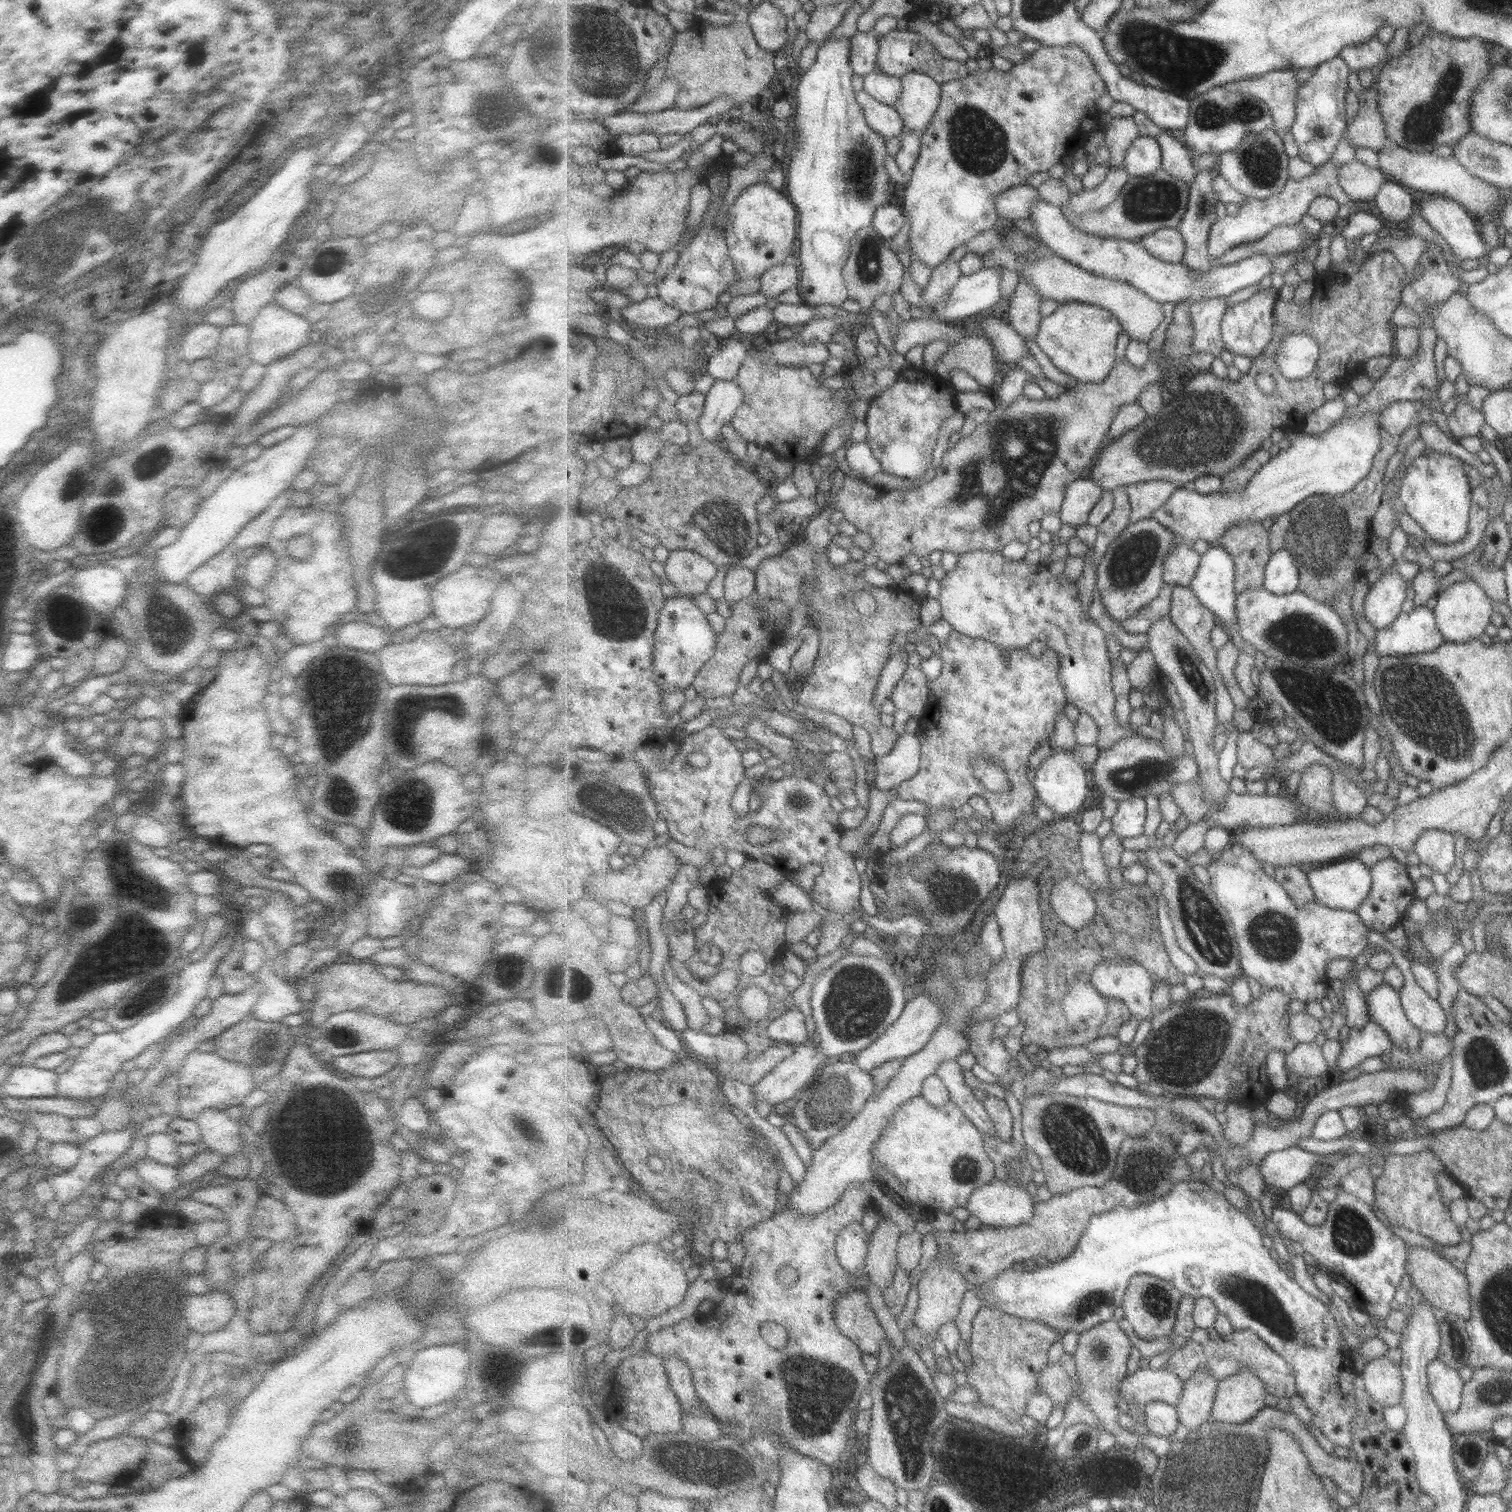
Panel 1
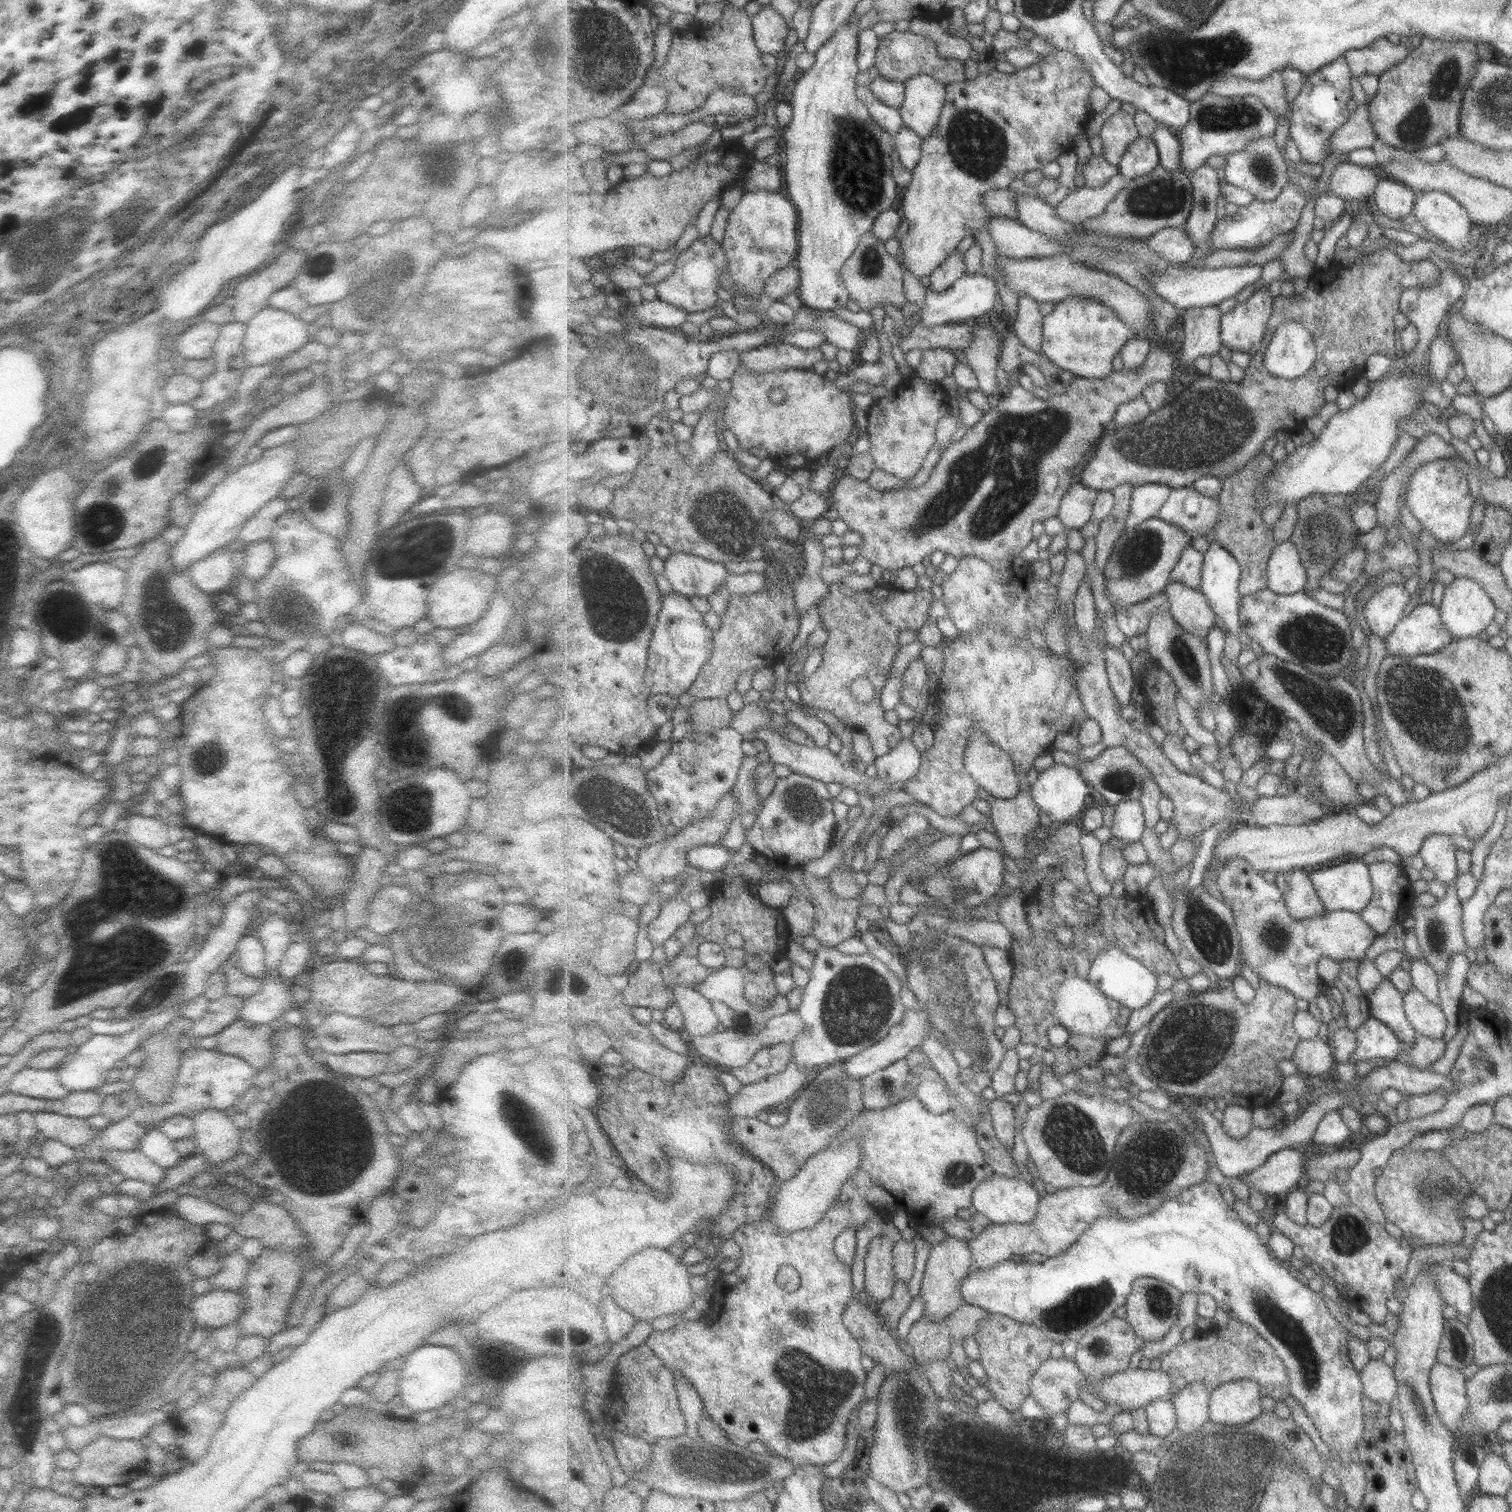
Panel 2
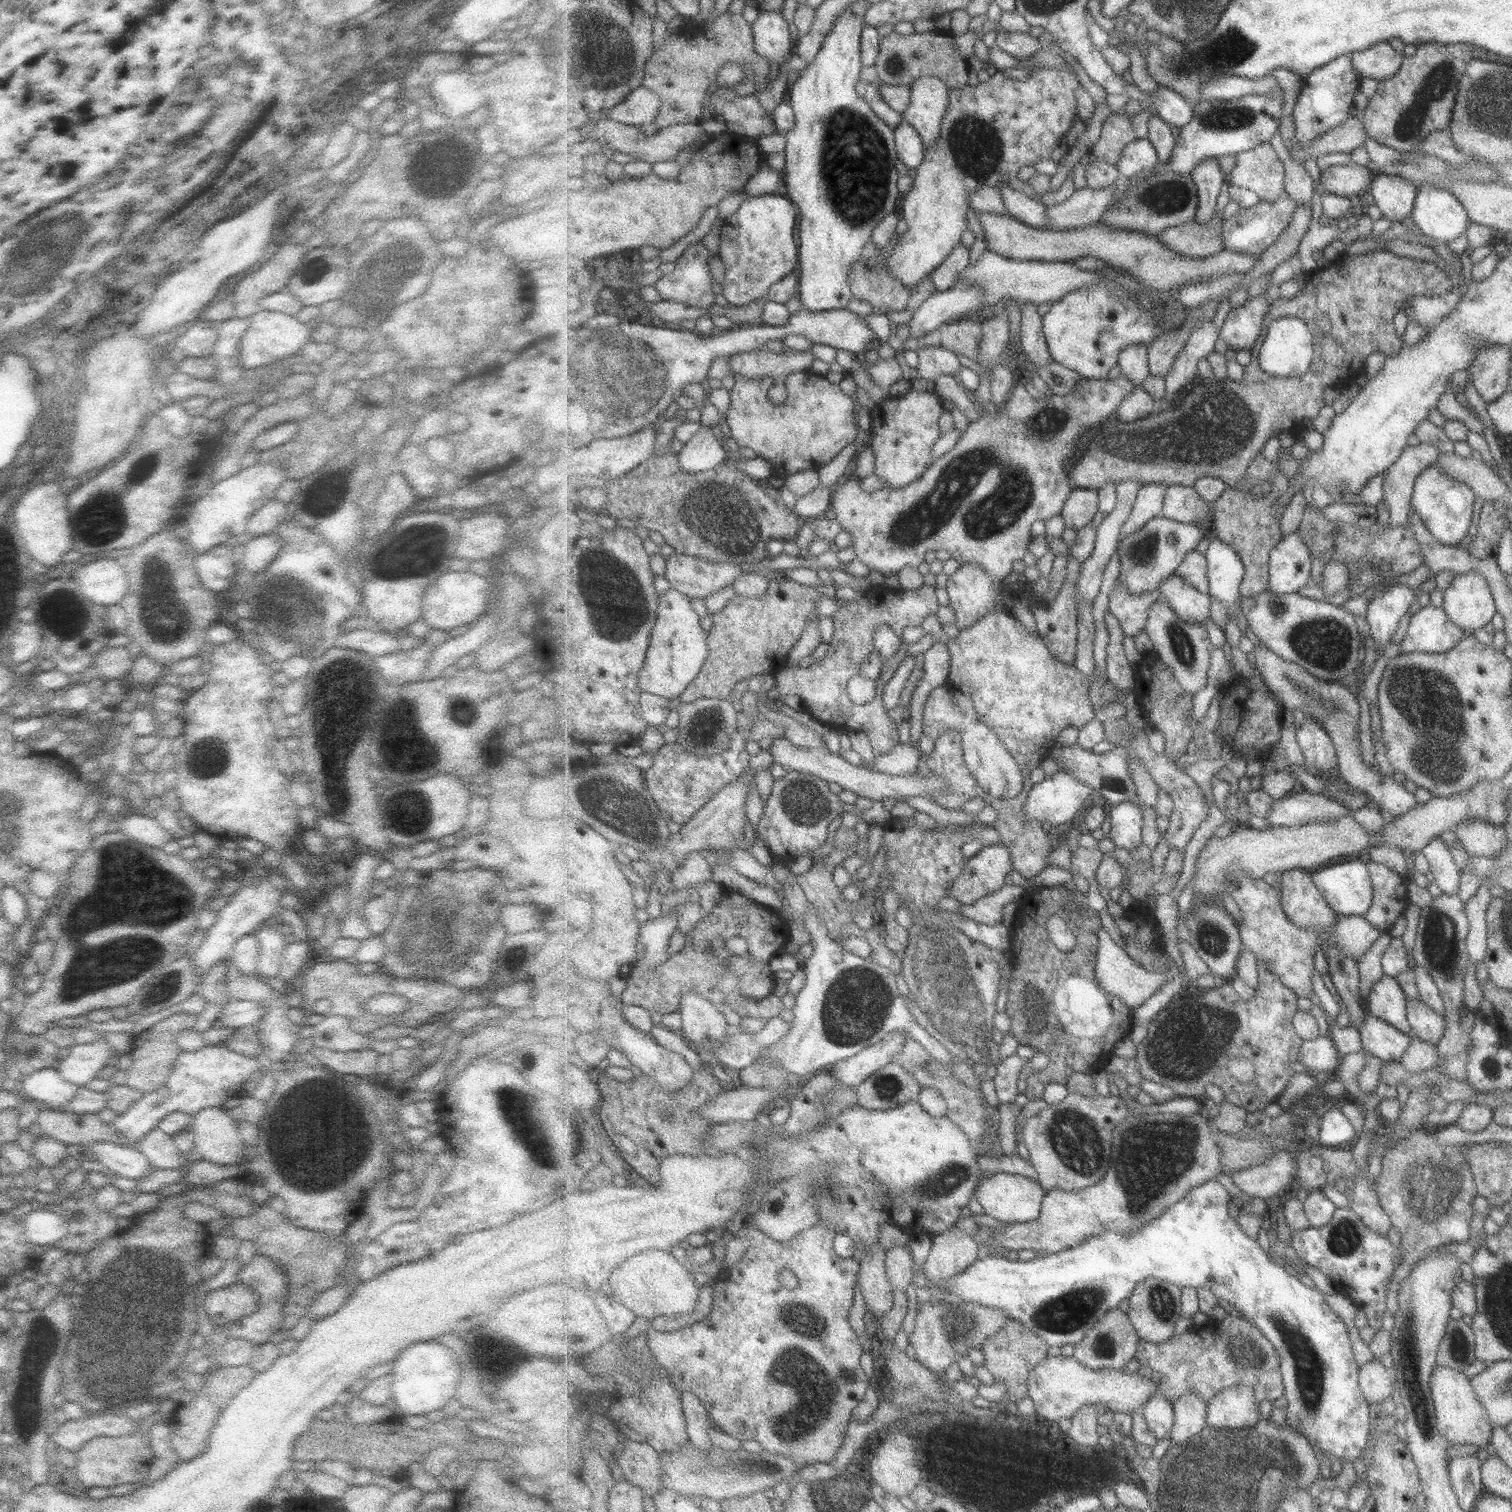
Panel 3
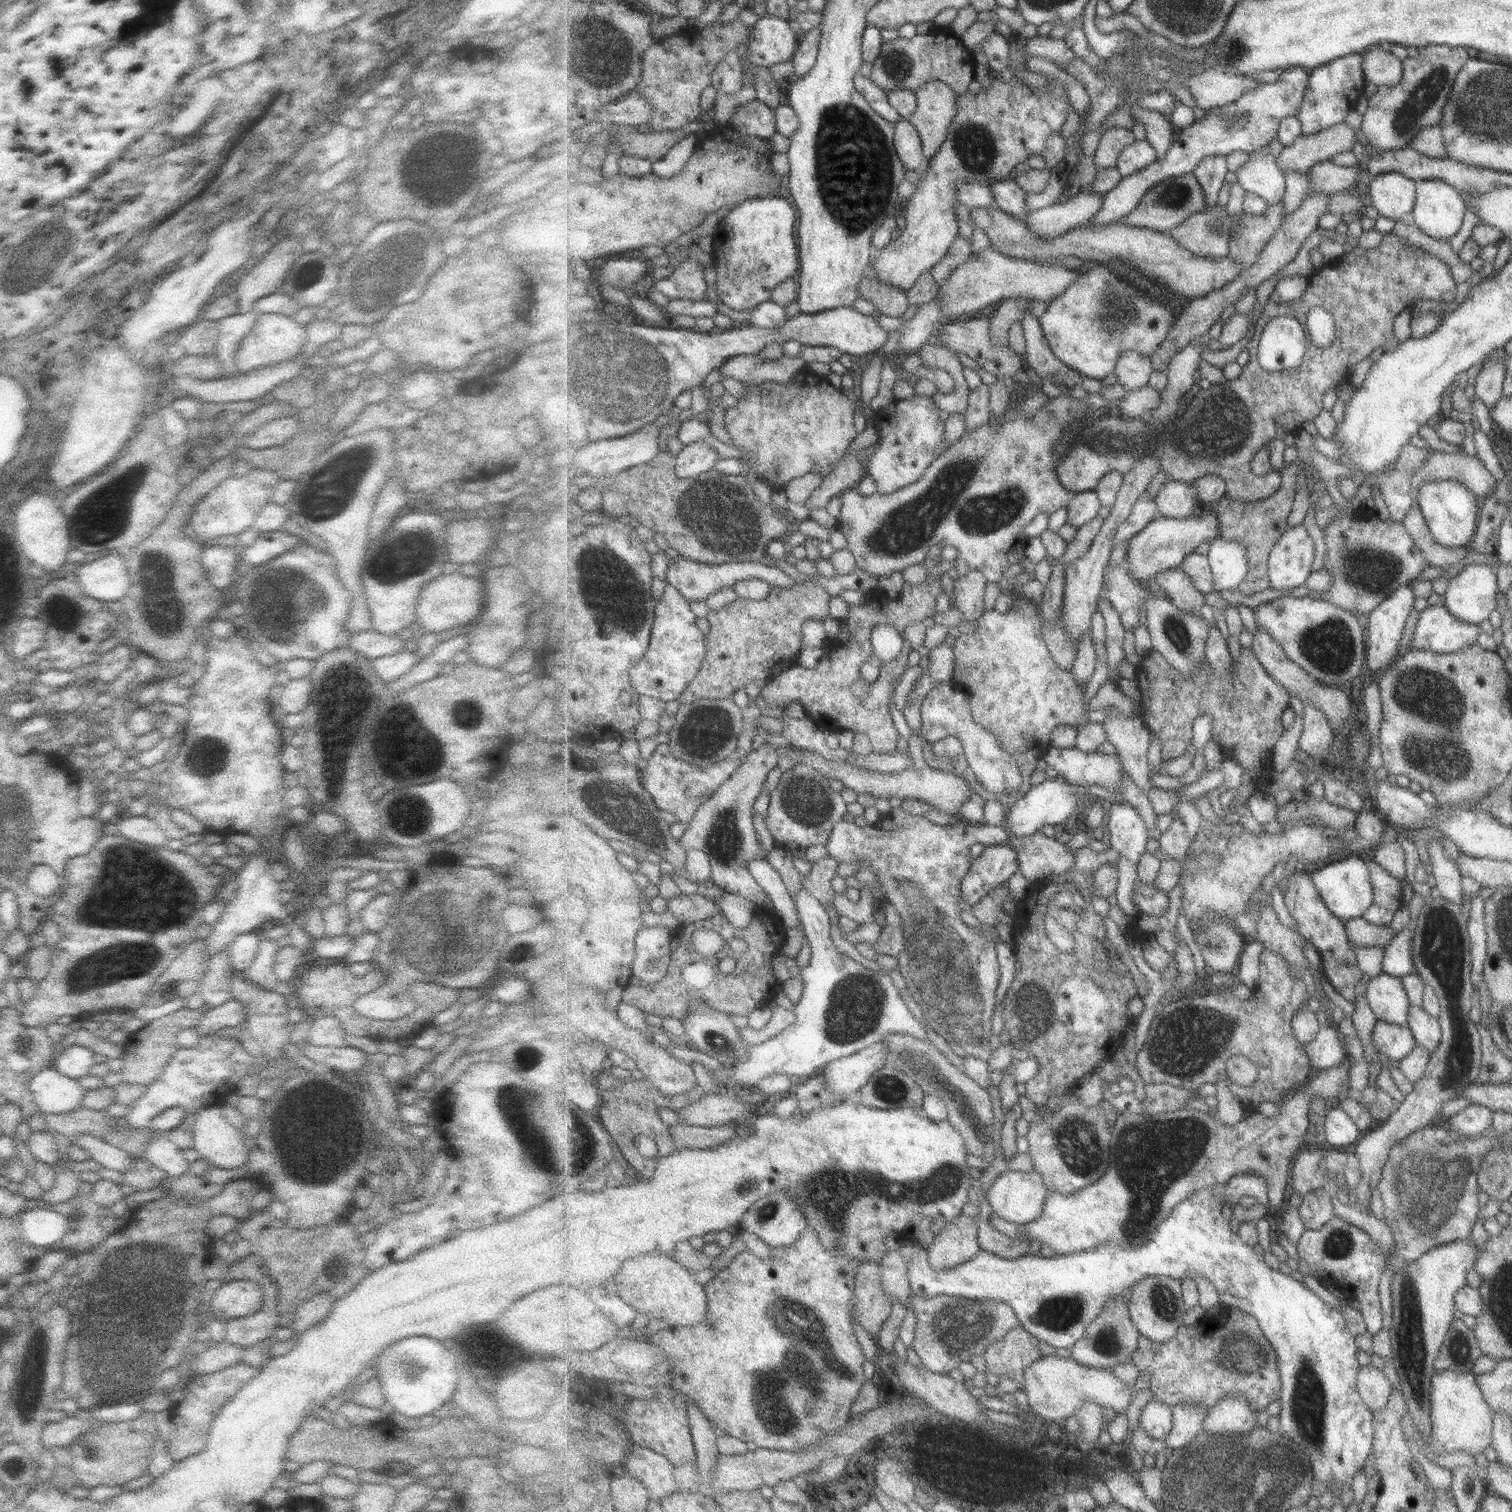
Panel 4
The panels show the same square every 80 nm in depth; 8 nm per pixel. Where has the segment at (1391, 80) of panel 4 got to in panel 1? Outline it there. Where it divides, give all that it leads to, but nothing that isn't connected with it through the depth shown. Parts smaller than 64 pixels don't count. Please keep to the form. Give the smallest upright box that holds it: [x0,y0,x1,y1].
[1340,37,1393,73]

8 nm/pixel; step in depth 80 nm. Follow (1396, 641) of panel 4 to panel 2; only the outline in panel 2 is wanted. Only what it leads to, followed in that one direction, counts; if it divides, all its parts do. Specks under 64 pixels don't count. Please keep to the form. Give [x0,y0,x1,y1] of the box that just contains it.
[1364,583,1411,639]

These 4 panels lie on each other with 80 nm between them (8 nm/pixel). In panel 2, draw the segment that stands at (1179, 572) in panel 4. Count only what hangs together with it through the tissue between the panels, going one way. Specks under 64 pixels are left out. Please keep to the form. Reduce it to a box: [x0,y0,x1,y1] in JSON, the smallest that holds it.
[1164,581,1216,640]

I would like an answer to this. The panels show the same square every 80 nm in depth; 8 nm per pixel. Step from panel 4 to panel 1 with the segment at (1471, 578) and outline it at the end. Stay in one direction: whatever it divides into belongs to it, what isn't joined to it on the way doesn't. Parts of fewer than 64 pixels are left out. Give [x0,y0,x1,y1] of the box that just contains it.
[1434,579,1493,643]

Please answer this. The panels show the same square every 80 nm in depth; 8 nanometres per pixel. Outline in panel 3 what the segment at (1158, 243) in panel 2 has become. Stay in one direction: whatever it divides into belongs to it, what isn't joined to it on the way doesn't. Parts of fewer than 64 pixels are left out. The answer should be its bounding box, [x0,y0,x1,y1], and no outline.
[1157,211,1226,258]

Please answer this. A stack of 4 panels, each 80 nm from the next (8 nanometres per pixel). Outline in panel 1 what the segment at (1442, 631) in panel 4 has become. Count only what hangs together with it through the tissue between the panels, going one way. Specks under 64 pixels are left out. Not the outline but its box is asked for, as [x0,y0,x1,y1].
[1373,606,1446,658]

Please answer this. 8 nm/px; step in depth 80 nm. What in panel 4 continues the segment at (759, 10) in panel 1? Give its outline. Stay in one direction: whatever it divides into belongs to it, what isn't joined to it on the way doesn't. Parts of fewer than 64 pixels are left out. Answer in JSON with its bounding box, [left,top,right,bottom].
[747,16,798,66]

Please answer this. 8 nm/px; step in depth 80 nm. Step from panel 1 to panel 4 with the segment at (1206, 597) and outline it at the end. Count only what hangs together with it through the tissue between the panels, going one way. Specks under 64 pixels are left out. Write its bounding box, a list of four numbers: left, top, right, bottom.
[1207,536,1249,596]

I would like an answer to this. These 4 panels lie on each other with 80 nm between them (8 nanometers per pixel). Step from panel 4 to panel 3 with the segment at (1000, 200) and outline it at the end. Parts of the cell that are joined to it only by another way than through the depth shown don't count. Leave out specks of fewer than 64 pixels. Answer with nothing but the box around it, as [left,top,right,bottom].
[1001,186,1050,229]

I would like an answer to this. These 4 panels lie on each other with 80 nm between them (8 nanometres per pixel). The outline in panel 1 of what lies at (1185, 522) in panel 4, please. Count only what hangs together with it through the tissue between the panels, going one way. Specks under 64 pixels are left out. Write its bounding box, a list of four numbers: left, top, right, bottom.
[1096,519,1178,624]

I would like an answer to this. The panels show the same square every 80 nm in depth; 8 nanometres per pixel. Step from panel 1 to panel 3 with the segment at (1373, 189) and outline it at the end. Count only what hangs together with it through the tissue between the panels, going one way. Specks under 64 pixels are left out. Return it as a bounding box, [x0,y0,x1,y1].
[1318,163,1375,199]

